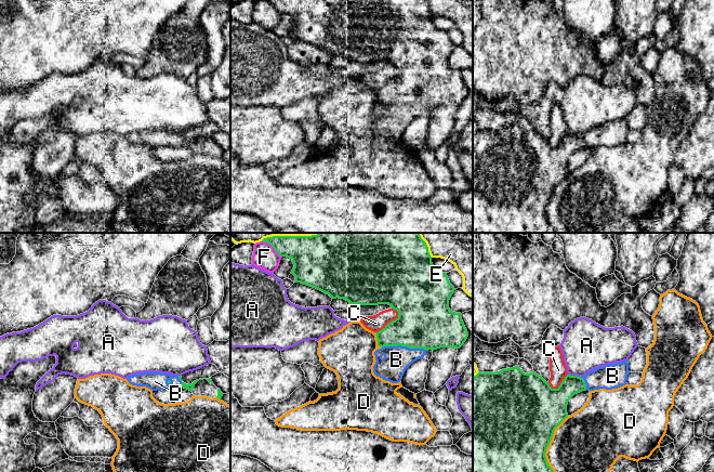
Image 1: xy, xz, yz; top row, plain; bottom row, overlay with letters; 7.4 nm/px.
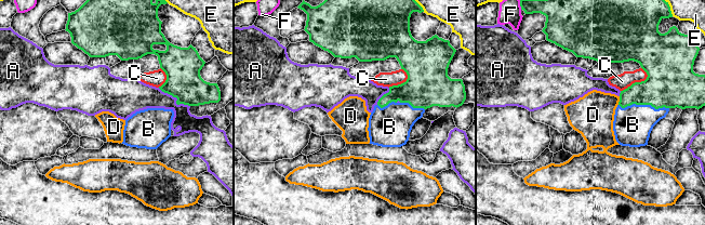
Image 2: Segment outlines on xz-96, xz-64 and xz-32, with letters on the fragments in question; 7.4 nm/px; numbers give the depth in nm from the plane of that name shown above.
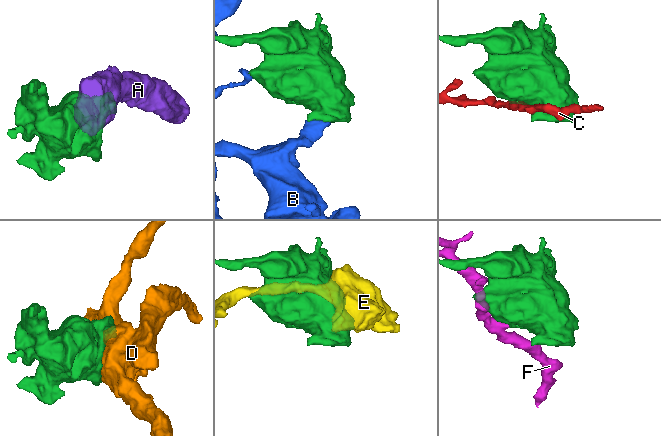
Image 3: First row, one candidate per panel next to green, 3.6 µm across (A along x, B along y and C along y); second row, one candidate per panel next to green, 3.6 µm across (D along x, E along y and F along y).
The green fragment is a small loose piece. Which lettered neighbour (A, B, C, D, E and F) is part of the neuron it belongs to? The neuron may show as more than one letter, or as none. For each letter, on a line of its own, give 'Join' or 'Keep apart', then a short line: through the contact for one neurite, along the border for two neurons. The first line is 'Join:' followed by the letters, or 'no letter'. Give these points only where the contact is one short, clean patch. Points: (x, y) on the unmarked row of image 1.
Join: B
A: Keep apart
B: Join. Line: xz (424, 78), (405, 103), (399, 108), (396, 117)
C: Keep apart
D: Keep apart
E: Keep apart
F: Keep apart

